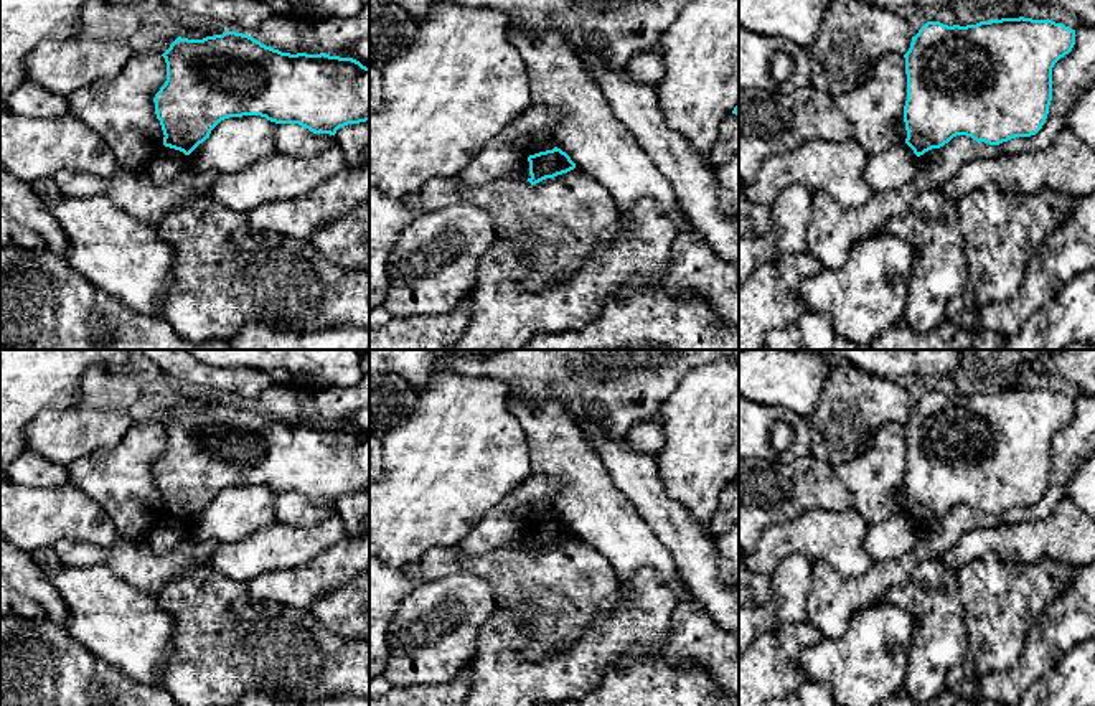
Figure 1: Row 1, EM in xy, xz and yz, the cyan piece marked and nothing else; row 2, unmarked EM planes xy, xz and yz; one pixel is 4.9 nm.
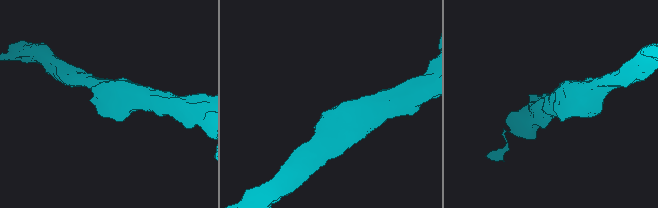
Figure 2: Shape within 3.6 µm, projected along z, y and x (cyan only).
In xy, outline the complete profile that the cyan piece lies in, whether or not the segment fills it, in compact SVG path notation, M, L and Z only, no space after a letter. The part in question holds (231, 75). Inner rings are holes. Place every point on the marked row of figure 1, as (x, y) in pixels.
M236 31L203 40L178 36L162 56L167 81L153 97L155 112L165 135L163 145L185 155L229 117L261 115L330 135L348 124L369 120L369 68L353 58L282 53Z

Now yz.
M1001 18L966 26L927 21L904 54L905 144L920 157L956 135L989 145L1036 135L1052 101L1052 68L1074 45L1075 30L1049 18Z

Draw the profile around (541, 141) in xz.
M536 132L531 139L531 145L528 148L529 155L539 153L539 152L546 152L546 150L552 150L554 140L552 135L546 134L546 132Z

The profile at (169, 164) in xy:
M170 147L157 148L155 157L147 165L147 172L155 185L167 185L176 180L188 167L188 155Z

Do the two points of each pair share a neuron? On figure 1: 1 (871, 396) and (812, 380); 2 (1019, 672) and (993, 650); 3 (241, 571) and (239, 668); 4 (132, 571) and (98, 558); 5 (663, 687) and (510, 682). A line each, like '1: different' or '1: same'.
1: different
2: different
3: different
4: same
5: different

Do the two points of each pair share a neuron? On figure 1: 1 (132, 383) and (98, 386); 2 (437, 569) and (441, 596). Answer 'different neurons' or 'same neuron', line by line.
1: same neuron
2: different neurons

